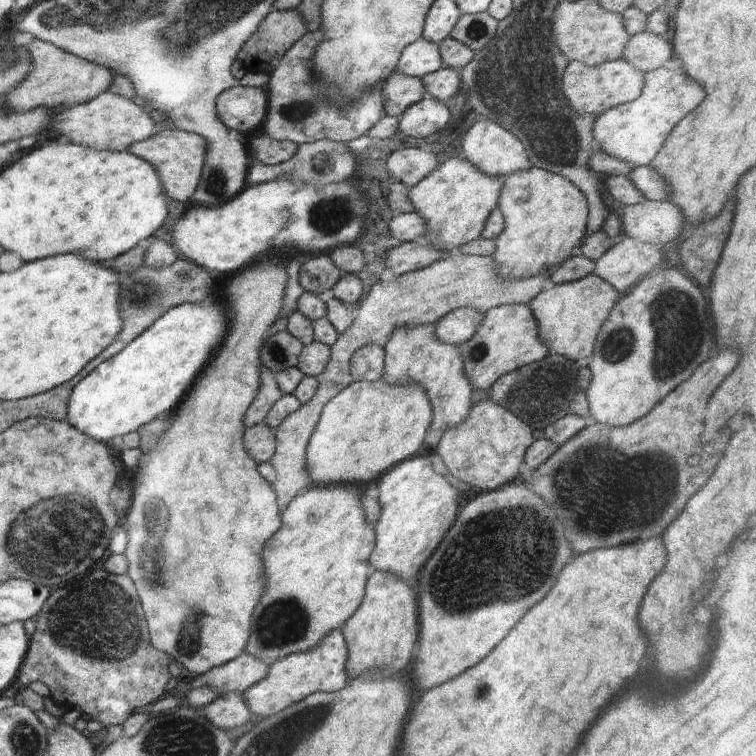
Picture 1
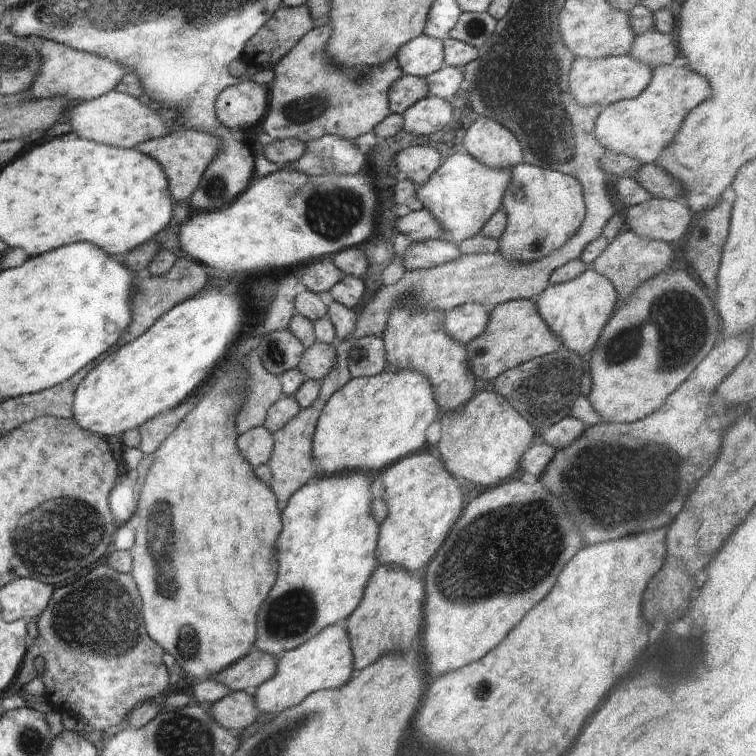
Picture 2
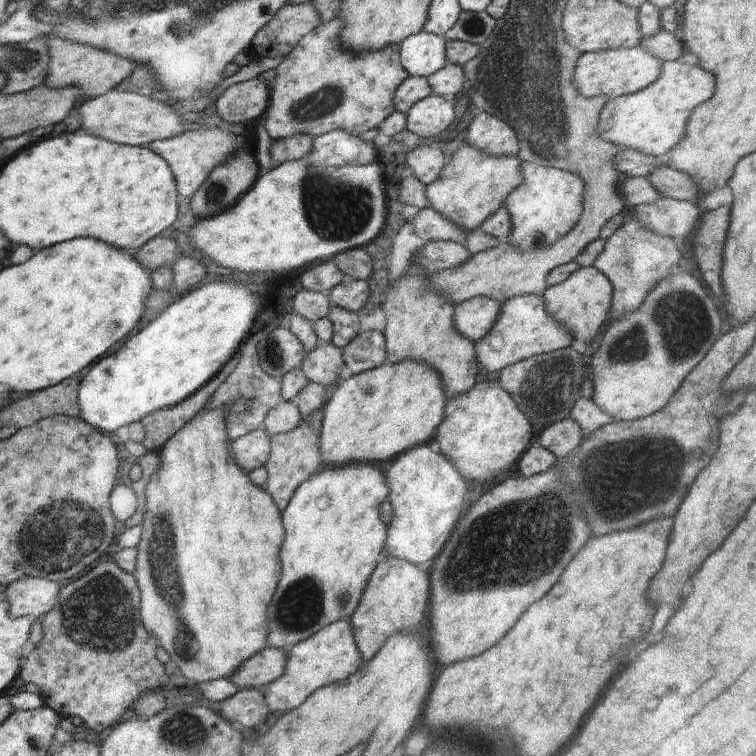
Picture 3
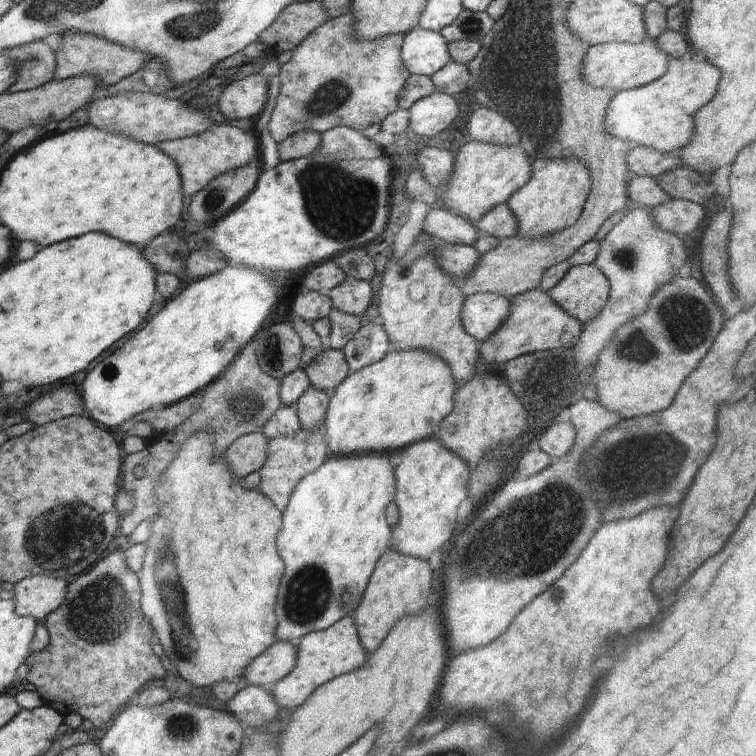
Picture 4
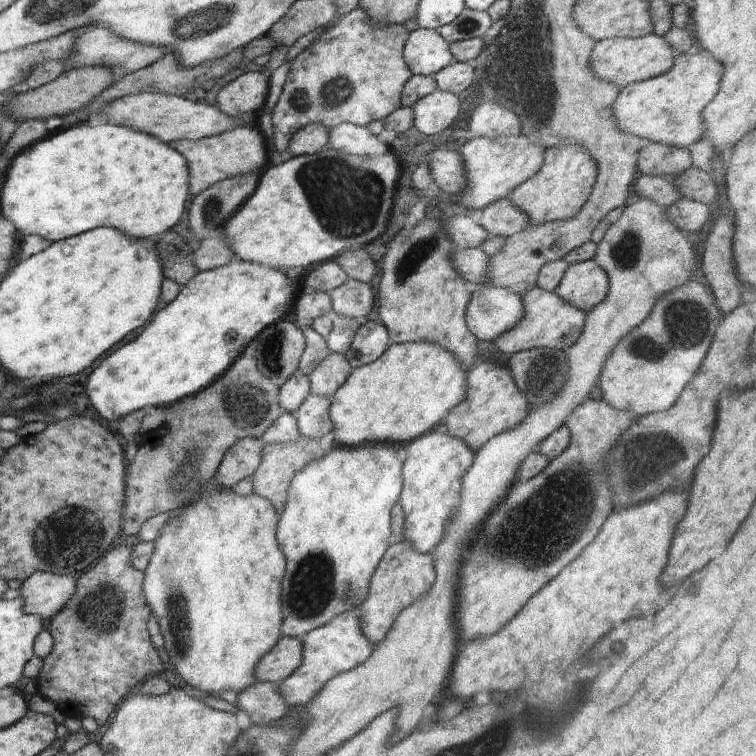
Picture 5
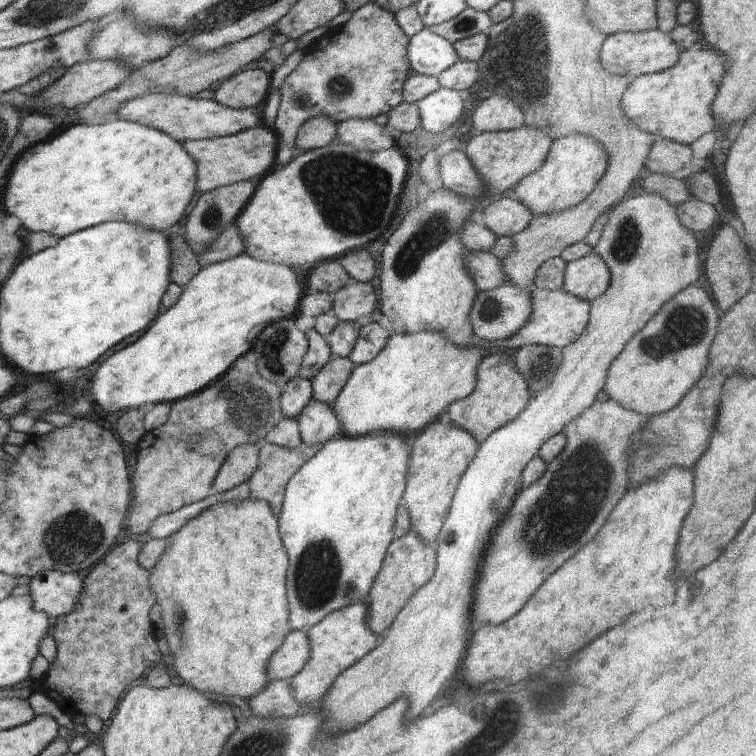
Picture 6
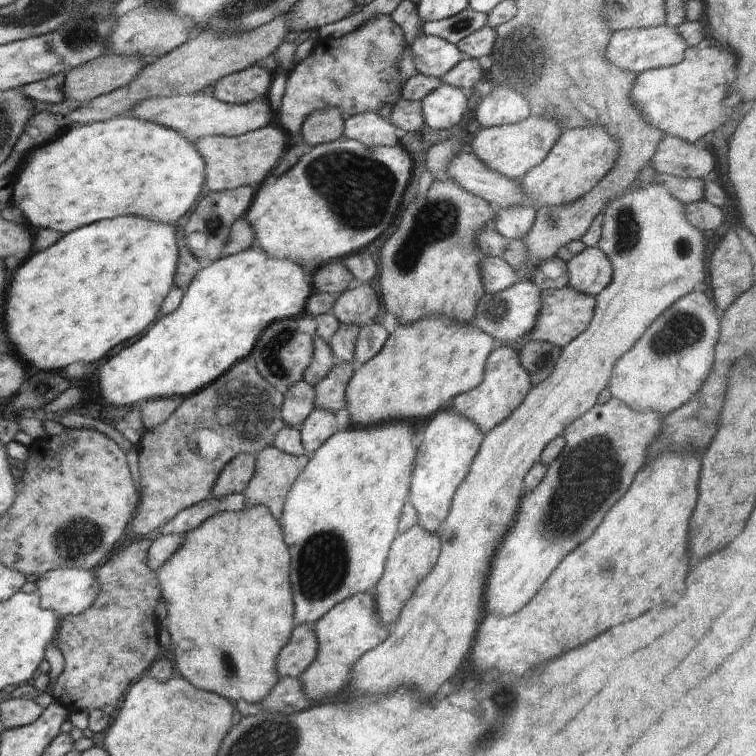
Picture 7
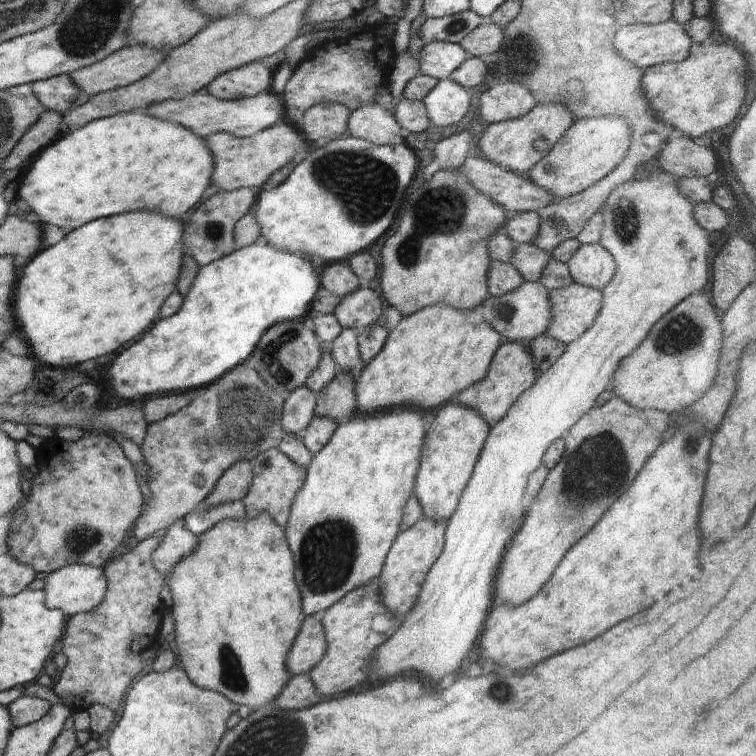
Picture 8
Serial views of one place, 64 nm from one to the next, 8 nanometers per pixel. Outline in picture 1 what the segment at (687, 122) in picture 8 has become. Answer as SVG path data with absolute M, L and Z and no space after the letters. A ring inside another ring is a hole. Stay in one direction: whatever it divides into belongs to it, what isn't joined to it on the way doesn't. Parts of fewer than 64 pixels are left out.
M660 67L652 72L648 71L644 90L638 100L616 106L596 118L596 124L593 124L594 146L608 156L628 162L632 168L649 165L662 148L668 134L672 132L672 128L679 124L690 110L694 110L704 100L704 96L706 92L702 84L690 78L682 68L673 71Z

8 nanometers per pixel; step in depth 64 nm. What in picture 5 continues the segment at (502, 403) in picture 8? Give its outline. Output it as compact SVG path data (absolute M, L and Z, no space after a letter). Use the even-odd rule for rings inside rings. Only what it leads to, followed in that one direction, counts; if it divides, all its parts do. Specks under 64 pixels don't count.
M489 359L480 362L478 366L474 367L466 376L466 384L469 385L468 390L466 390L466 398L464 401L460 402L456 408L452 408L448 412L446 428L448 429L448 436L454 436L454 438L460 438L466 442L466 446L474 452L476 452L488 442L492 440L494 436L498 434L504 434L506 430L514 430L516 426L522 424L522 420L526 418L529 413L529 408L524 398L524 394L516 388L514 380L512 380L512 374L510 374L510 368L508 365L502 364L500 359Z

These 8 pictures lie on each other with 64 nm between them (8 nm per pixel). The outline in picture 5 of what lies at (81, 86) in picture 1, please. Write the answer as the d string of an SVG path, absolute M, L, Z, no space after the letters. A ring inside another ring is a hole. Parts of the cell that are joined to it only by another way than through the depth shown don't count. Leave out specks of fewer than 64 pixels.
M96 27L79 35L79 40L73 47L73 56L71 57L71 66L69 68L103 65L110 67L115 78L118 78L148 67L163 58L165 52L166 50L159 45L148 45L147 43L127 40L110 27Z

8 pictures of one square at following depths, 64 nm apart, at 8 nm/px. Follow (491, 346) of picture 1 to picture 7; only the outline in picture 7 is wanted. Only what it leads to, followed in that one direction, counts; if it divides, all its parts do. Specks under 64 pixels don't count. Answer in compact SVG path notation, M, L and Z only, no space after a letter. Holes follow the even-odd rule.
M568 286L561 289L542 290L542 308L538 316L536 328L530 332L528 340L539 340L540 342L549 342L555 344L558 348L565 347L572 342L581 332L588 328L596 308L596 297L582 294Z

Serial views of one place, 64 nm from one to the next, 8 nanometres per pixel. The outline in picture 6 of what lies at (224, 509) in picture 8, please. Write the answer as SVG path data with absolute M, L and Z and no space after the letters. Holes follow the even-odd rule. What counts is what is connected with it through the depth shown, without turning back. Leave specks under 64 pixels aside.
M246 483L224 493L212 491L206 499L187 505L174 513L161 515L146 534L148 533L152 539L168 539L173 536L173 533L183 528L190 520L197 518L209 507L223 503L240 503L248 498L249 489Z

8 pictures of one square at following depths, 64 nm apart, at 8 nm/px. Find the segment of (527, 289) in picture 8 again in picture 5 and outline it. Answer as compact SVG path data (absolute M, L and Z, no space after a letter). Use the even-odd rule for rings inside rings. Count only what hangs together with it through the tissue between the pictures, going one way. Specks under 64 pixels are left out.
M485 285L471 288L467 306L466 326L478 340L492 342L514 328L524 316L522 298L508 288Z

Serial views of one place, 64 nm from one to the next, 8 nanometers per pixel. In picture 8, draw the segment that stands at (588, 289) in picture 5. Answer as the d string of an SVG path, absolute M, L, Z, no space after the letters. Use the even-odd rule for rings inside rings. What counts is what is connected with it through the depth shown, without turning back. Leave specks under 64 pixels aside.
M600 243L581 245L567 265L574 284L594 290L602 291L616 272L614 259Z

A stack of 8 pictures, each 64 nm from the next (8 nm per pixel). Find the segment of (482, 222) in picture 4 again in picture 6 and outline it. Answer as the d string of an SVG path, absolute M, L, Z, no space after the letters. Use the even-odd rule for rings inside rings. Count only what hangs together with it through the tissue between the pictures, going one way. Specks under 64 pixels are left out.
M511 194L494 198L484 206L484 223L496 237L514 237L525 230L534 214Z

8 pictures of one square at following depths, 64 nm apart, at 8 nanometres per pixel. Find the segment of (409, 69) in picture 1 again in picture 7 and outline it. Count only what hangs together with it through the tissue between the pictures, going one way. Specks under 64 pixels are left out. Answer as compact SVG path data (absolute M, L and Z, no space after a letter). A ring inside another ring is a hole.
M425 33L412 42L410 50L417 72L439 79L464 57L455 44Z

